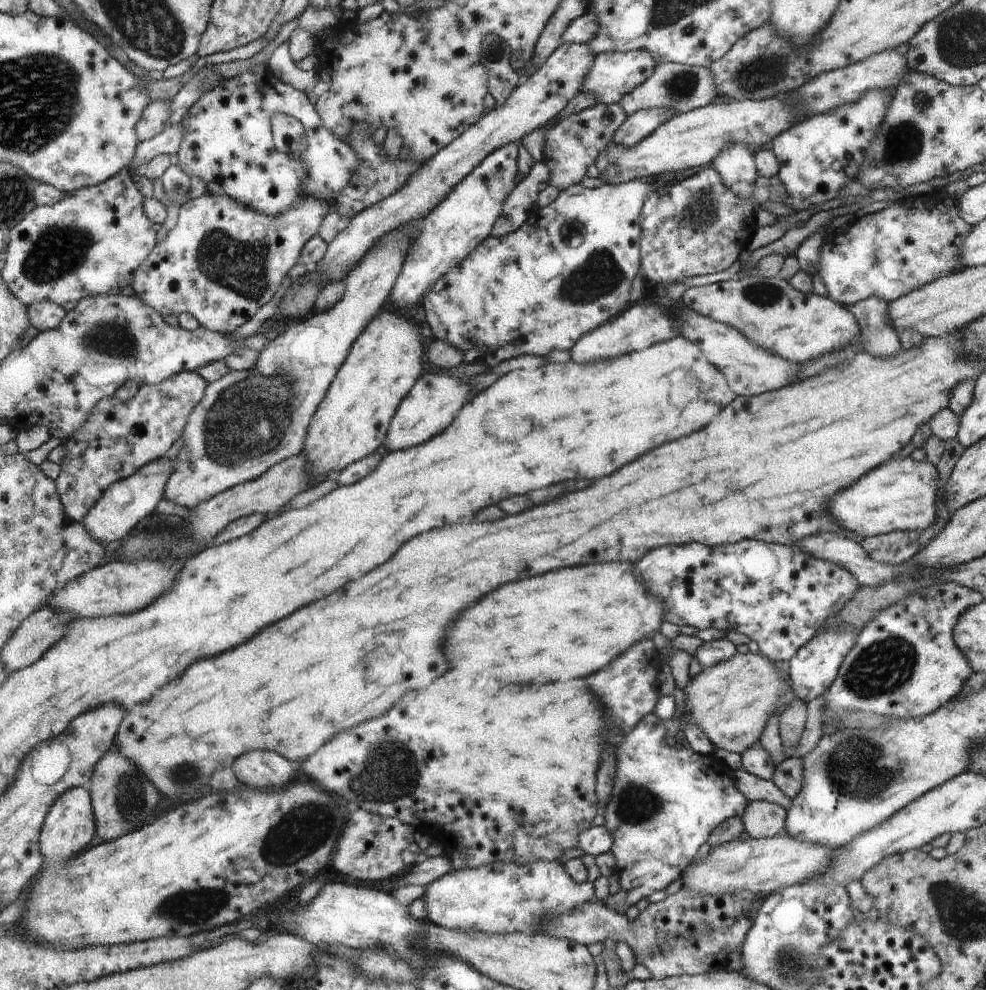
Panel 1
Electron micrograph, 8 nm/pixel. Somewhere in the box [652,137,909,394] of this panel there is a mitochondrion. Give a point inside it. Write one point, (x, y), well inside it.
(699, 215)

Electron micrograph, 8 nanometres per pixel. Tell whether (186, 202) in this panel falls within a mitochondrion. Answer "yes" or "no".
no

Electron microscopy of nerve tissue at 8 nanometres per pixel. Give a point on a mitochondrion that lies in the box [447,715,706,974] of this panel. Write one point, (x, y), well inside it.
(637, 804)

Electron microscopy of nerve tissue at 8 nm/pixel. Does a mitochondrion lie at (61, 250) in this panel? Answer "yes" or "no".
yes

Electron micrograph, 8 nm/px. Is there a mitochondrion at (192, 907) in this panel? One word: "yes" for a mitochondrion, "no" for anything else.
yes

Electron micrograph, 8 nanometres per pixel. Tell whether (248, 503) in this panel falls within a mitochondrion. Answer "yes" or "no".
no

